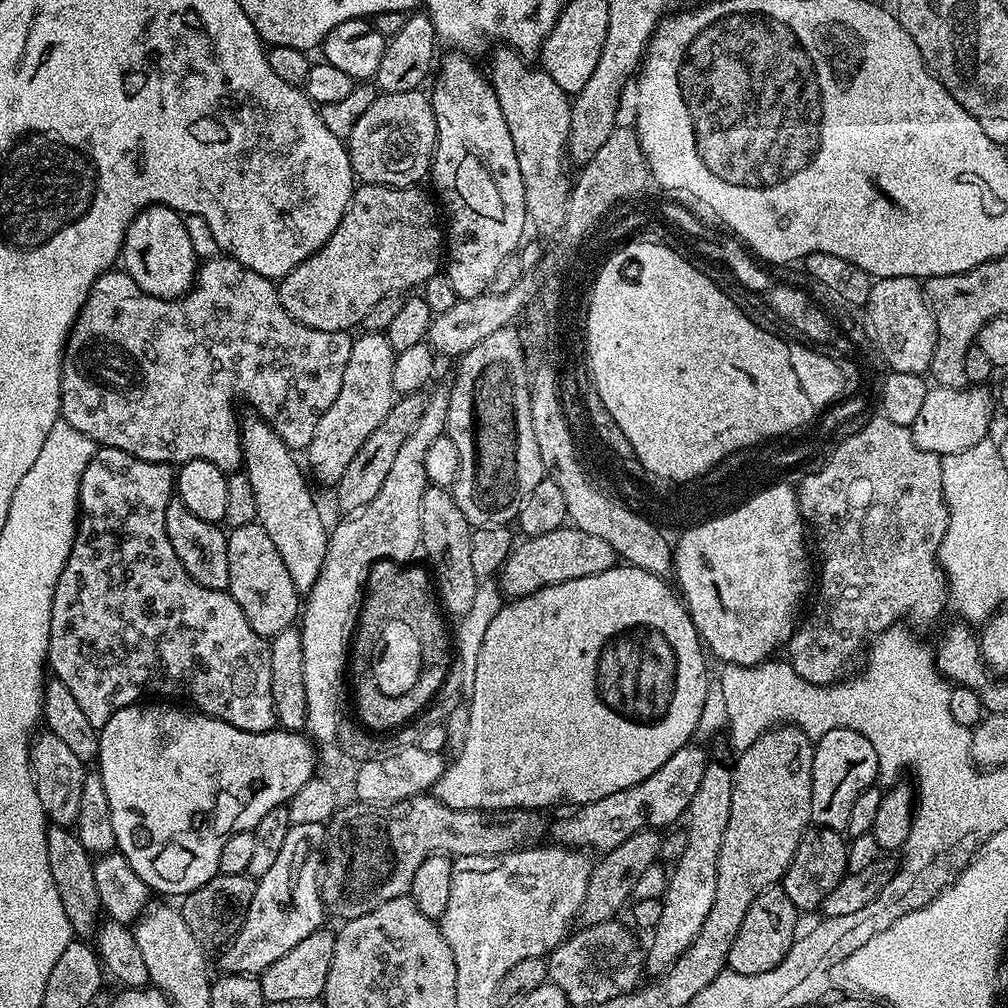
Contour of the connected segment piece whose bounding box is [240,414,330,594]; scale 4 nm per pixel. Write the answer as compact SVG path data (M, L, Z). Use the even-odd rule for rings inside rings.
M248 414L240 420L240 445L244 448L243 472L254 486L255 523L270 534L282 562L286 562L286 571L294 582L296 591L307 594L318 574L328 549L329 525L324 525L324 516L316 509L316 500L304 481L305 469L295 460L293 449L282 442L282 438L260 416Z

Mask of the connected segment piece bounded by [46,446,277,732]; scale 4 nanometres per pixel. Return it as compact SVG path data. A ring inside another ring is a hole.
M97 447L96 452L90 458L90 462L86 466L86 470L82 474L82 482L80 483L80 510L76 522L76 537L74 538L74 546L70 550L70 558L66 558L62 574L58 578L58 586L54 586L54 598L52 599L52 609L50 610L50 642L48 643L48 659L47 667L50 669L51 675L55 679L66 682L66 687L70 689L70 694L74 694L78 706L82 709L82 714L86 714L90 726L94 726L97 730L103 728L106 722L110 722L110 718L118 710L122 710L126 706L143 701L147 692L157 692L157 697L168 698L172 696L185 696L193 709L199 710L203 715L213 716L222 722L226 722L230 726L238 726L238 730L246 730L247 732L271 732L277 727L276 711L274 710L274 698L270 690L270 650L268 649L269 641L265 637L258 635L254 630L254 626L250 626L250 622L246 622L246 614L242 614L242 606L238 606L238 602L234 602L232 593L227 590L210 590L206 586L202 586L198 582L194 582L194 578L190 578L190 574L186 574L186 570L182 566L182 562L178 562L178 554L174 554L174 546L170 546L170 538L164 529L164 519L166 518L166 506L174 498L174 472L167 464L155 464L154 462L146 462L142 458L134 458L130 454L126 454L117 448Z

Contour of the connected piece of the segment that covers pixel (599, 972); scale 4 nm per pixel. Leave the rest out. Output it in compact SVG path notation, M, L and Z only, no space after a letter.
M613 918L581 927L581 932L573 931L547 957L548 980L566 994L569 1005L591 1006L594 1002L606 1002L606 998L621 996L641 983L646 972L645 949L636 941L637 933L627 923L618 921Z

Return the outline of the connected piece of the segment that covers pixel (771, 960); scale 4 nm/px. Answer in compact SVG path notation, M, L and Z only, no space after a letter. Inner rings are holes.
M783 887L767 888L754 902L750 902L750 910L746 910L746 918L742 918L742 926L738 926L738 934L734 938L734 946L730 946L727 967L738 974L766 974L766 970L774 970L786 958L790 946L798 939L796 932L796 916L798 909L794 902L784 893Z

